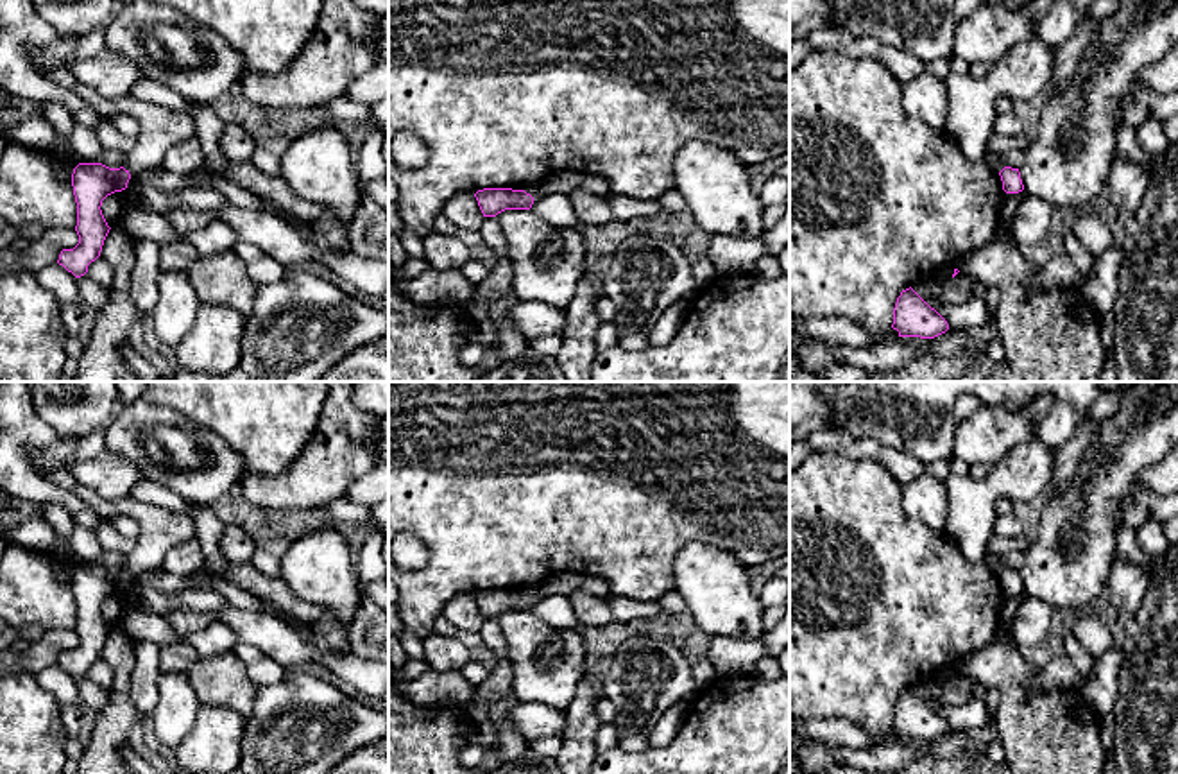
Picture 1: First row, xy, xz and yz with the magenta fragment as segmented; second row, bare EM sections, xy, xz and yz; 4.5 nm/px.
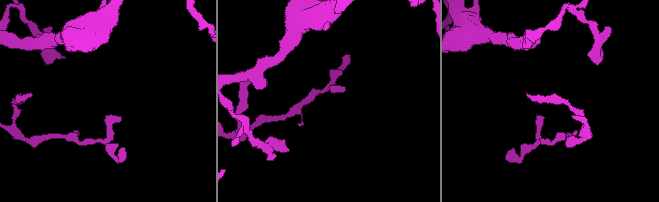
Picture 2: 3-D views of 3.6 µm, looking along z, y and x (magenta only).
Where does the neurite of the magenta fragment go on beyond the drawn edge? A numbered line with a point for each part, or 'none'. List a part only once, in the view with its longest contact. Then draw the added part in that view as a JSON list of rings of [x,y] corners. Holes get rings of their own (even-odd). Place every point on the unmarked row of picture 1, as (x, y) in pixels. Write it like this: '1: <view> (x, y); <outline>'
none

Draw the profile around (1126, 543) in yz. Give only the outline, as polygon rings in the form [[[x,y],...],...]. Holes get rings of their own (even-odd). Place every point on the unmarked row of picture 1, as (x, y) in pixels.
[[[1121,525],[1119,530],[1115,532],[1115,546],[1117,546],[1119,557],[1133,561],[1144,570],[1149,570],[1158,561],[1165,559],[1165,555],[1146,554],[1137,541],[1137,532],[1130,529],[1128,525]]]

